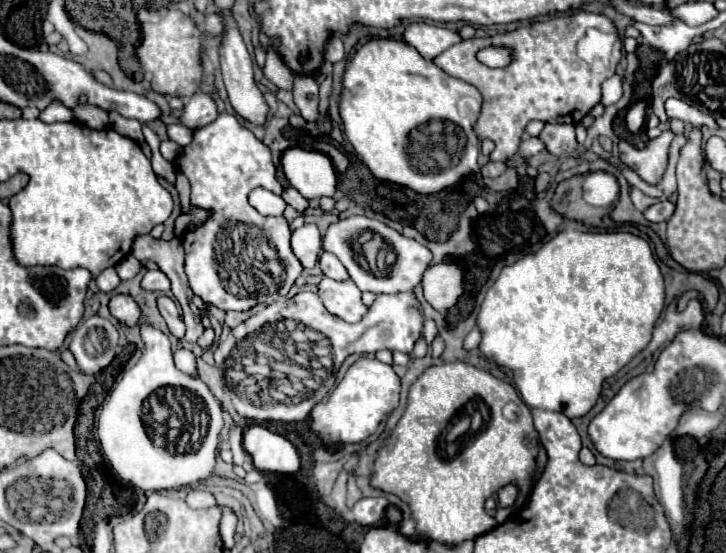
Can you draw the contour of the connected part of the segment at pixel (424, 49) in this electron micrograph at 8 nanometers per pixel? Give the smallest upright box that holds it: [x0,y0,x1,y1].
[403,23,461,59]

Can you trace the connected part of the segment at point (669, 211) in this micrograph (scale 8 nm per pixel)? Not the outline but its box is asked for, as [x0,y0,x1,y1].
[643,199,675,223]

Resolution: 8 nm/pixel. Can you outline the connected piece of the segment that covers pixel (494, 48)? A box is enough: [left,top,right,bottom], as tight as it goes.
[479,45,513,67]

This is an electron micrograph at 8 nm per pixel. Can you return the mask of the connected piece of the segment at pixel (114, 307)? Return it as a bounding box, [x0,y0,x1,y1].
[109,295,141,327]

